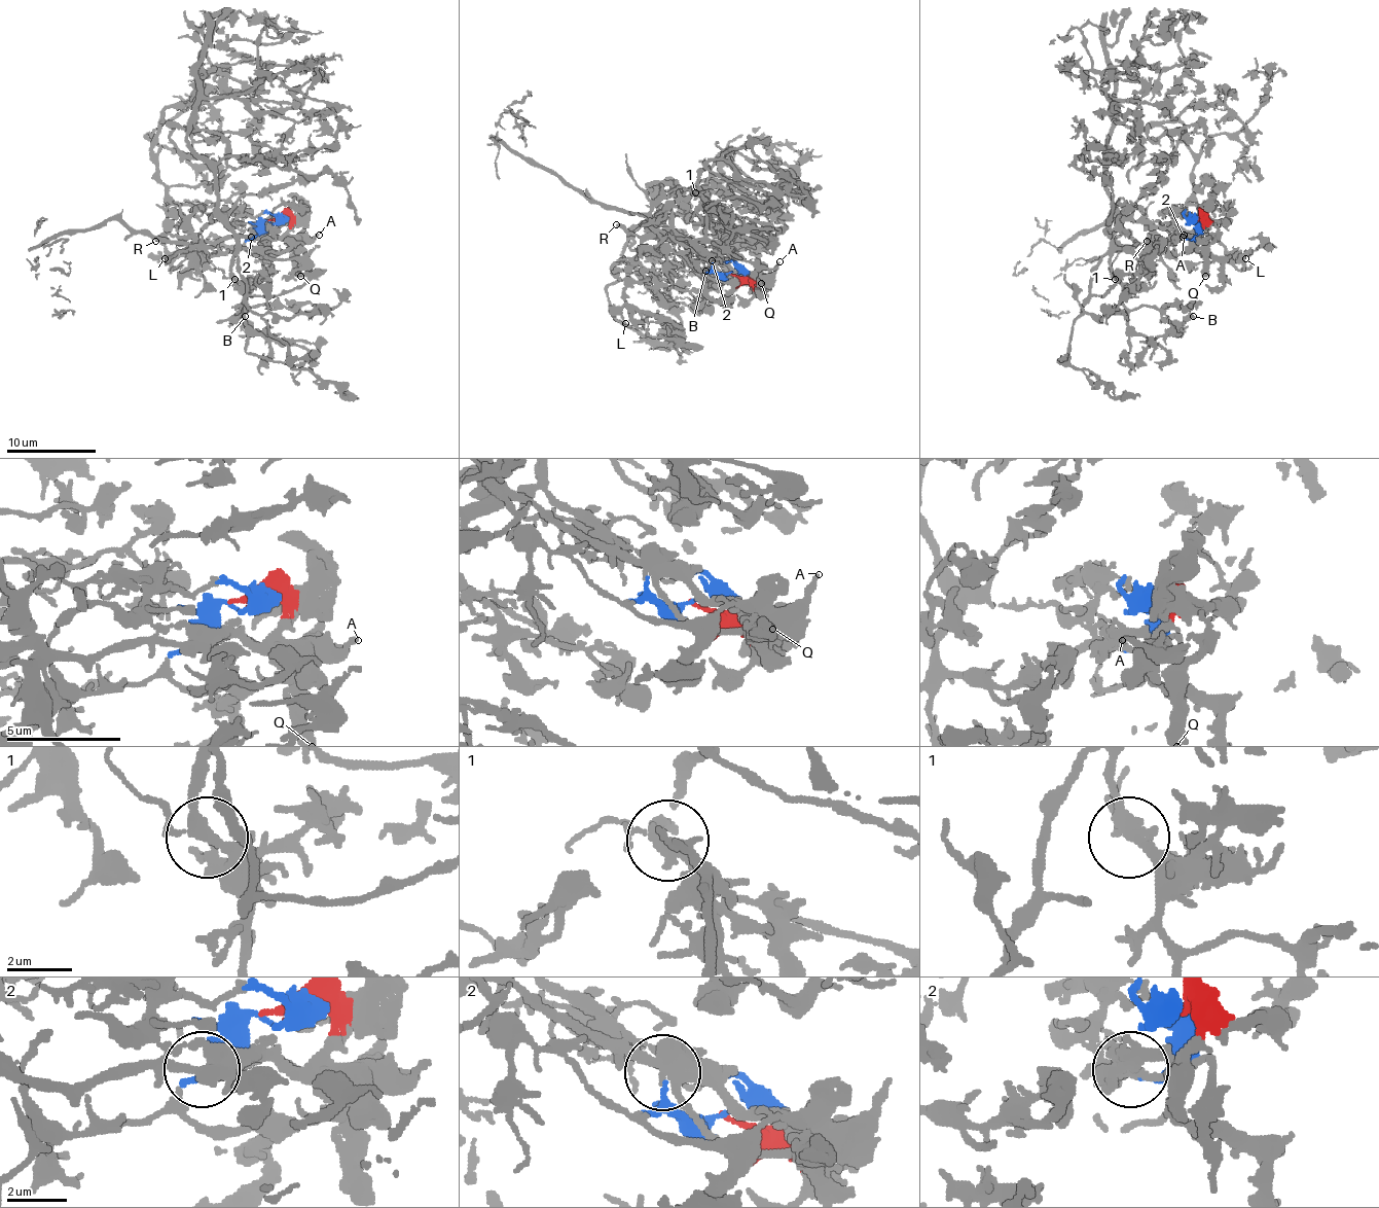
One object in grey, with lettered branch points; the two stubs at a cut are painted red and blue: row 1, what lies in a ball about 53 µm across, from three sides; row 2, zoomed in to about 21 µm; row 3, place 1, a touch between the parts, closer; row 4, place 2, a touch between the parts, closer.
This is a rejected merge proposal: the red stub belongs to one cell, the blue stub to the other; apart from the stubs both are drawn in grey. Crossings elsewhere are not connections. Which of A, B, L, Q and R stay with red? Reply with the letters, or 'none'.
A, Q, R

